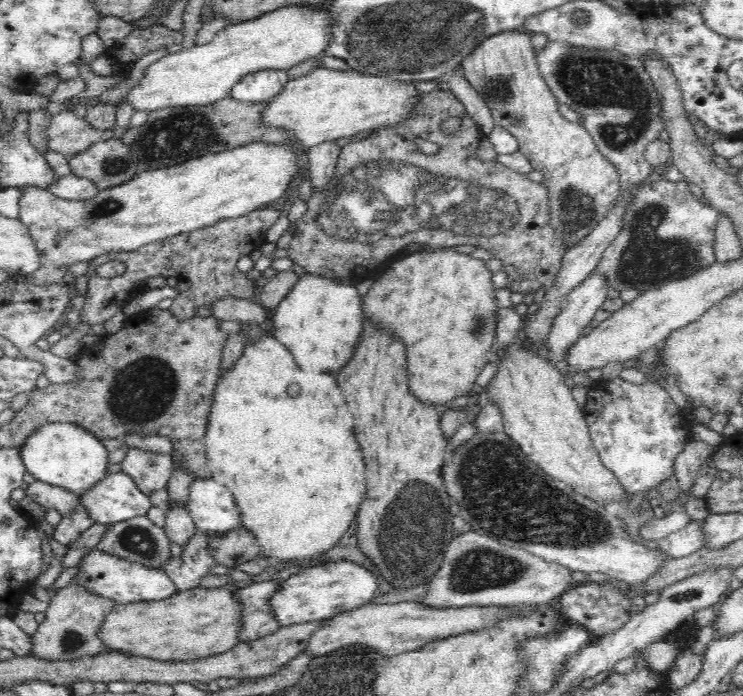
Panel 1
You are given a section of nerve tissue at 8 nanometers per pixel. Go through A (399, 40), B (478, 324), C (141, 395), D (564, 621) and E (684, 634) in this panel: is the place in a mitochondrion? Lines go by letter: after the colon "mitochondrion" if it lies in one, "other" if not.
A: mitochondrion
B: mitochondrion
C: mitochondrion
D: other
E: other

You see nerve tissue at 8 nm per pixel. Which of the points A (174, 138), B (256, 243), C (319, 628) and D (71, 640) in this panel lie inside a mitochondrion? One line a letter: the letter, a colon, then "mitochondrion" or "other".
A: mitochondrion
B: other
C: other
D: mitochondrion

